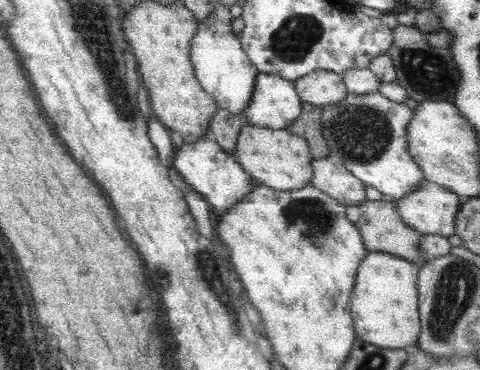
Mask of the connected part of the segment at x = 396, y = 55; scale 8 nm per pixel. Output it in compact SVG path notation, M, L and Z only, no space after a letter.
M397 25L392 29L395 42L387 54L393 59L398 72L397 82L406 89L407 98L417 104L435 100L435 102L451 102L455 104L460 74L449 48L437 48L427 41L427 34L412 26Z

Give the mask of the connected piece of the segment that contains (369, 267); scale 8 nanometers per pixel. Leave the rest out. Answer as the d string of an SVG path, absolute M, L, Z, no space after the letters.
M369 251L359 265L352 292L352 315L359 339L388 349L408 349L419 344L422 333L418 278L422 269L400 256Z

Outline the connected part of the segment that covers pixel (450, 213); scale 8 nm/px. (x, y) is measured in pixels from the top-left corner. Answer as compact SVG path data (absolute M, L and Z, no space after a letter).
M423 179L417 190L393 201L405 224L418 230L421 234L448 238L456 233L456 216L463 200L460 195L455 194L452 190Z

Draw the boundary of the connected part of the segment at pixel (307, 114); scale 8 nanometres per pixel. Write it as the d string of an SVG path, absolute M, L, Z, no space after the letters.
M308 103L303 104L301 116L288 129L307 139L312 156L315 159L331 158L329 145L322 125L323 109Z

